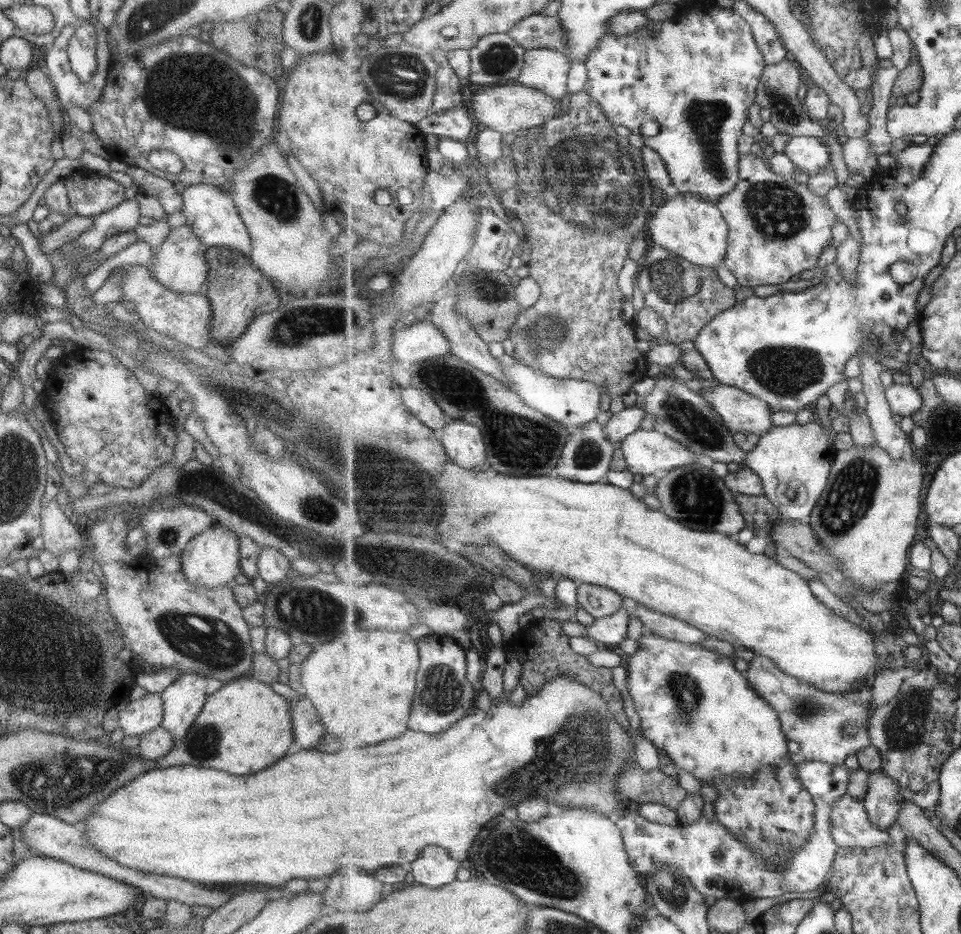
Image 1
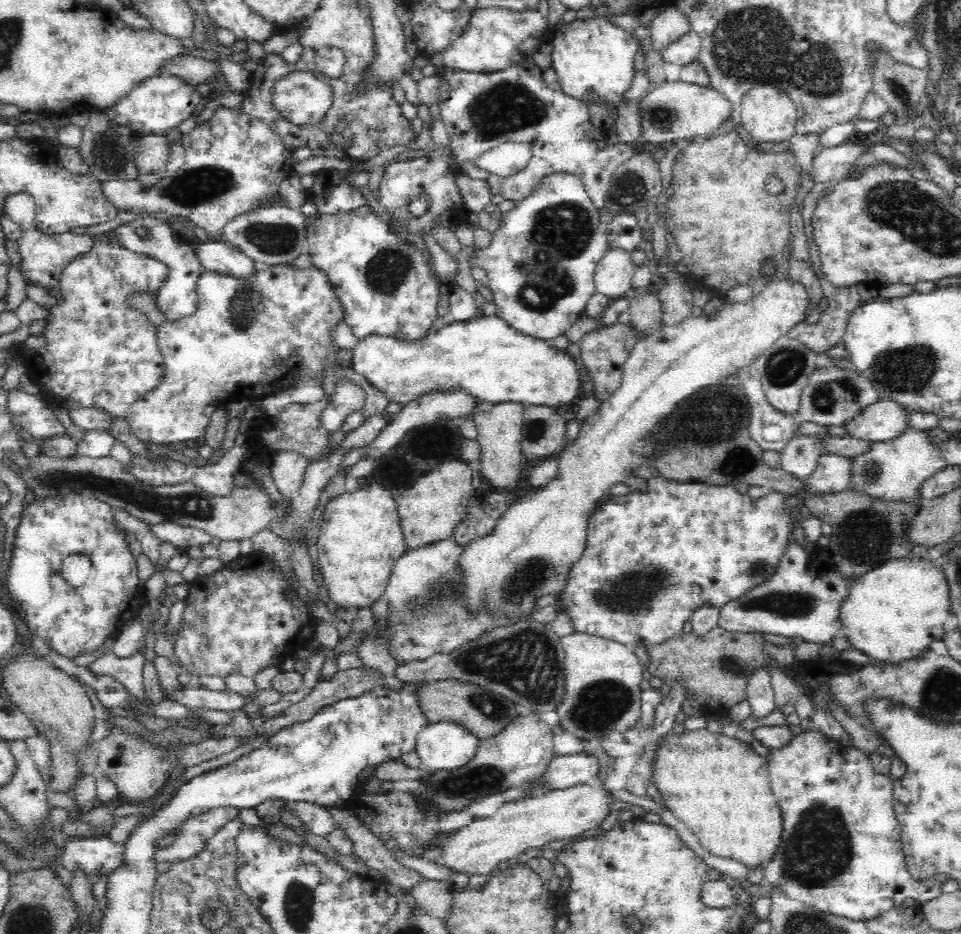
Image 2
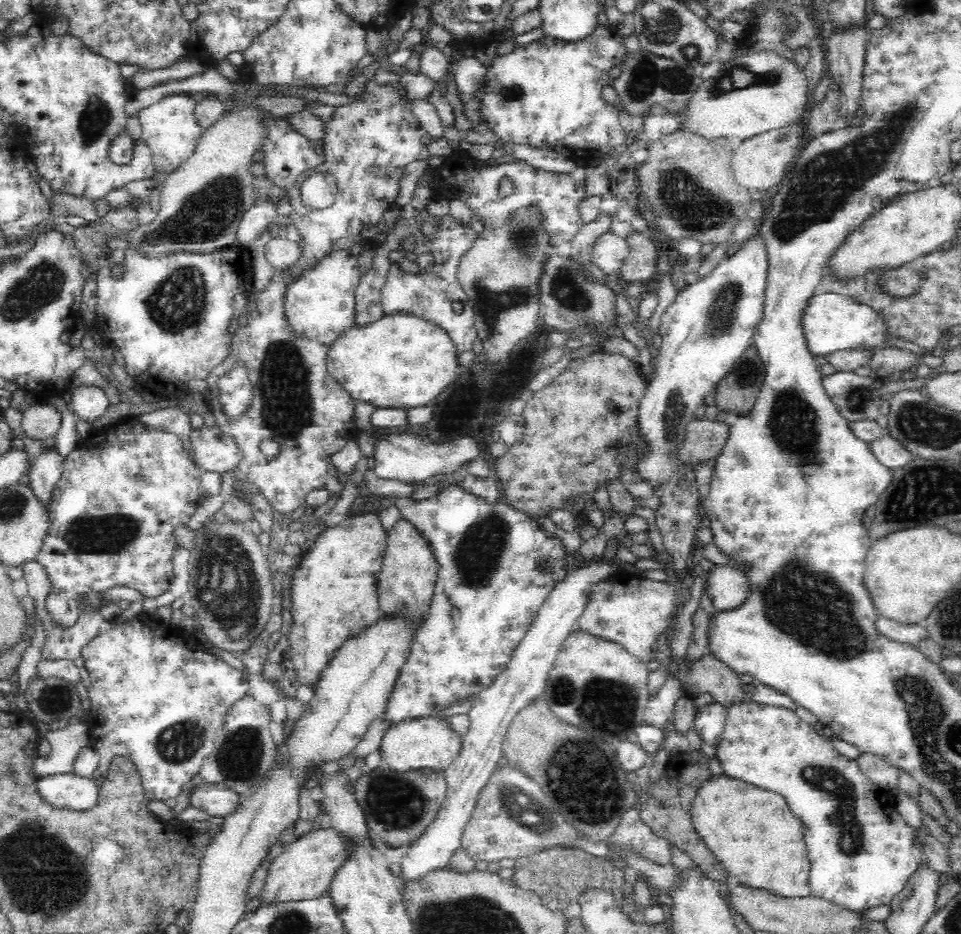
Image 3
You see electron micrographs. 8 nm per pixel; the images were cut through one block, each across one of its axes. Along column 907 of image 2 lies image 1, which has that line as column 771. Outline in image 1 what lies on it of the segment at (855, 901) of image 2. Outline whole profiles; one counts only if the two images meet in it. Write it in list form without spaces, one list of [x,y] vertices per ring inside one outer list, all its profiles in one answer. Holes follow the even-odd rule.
[[[804,761],[798,766],[800,770],[800,778],[804,782],[806,789],[813,795],[815,802],[817,803],[817,816],[816,827],[814,827],[814,833],[810,835],[808,843],[802,845],[800,849],[796,849],[790,858],[790,867],[778,867],[778,869],[772,869],[768,865],[768,859],[762,857],[760,853],[752,851],[750,845],[746,846],[744,841],[740,841],[736,833],[730,831],[728,827],[718,815],[715,814],[715,804],[719,800],[719,789],[714,783],[704,784],[704,796],[706,800],[709,800],[708,811],[704,814],[704,817],[694,823],[694,825],[684,825],[680,822],[678,825],[662,824],[660,822],[652,822],[650,819],[642,816],[642,813],[625,812],[625,814],[618,815],[616,818],[618,826],[622,829],[625,836],[626,846],[629,849],[632,864],[640,876],[642,876],[642,884],[644,888],[648,889],[648,876],[650,874],[663,874],[660,870],[664,868],[676,868],[676,870],[682,870],[690,882],[705,894],[705,896],[716,896],[717,900],[734,899],[742,902],[744,898],[746,900],[756,900],[756,898],[778,898],[782,894],[788,894],[788,892],[796,892],[796,894],[806,894],[806,892],[814,892],[814,890],[820,890],[820,886],[824,884],[824,880],[828,876],[833,874],[833,868],[836,863],[836,856],[839,852],[839,844],[836,844],[836,838],[833,834],[834,830],[834,813],[833,804],[840,798],[848,795],[848,788],[850,788],[850,782],[852,782],[852,770],[845,765],[828,764],[824,761]]]

